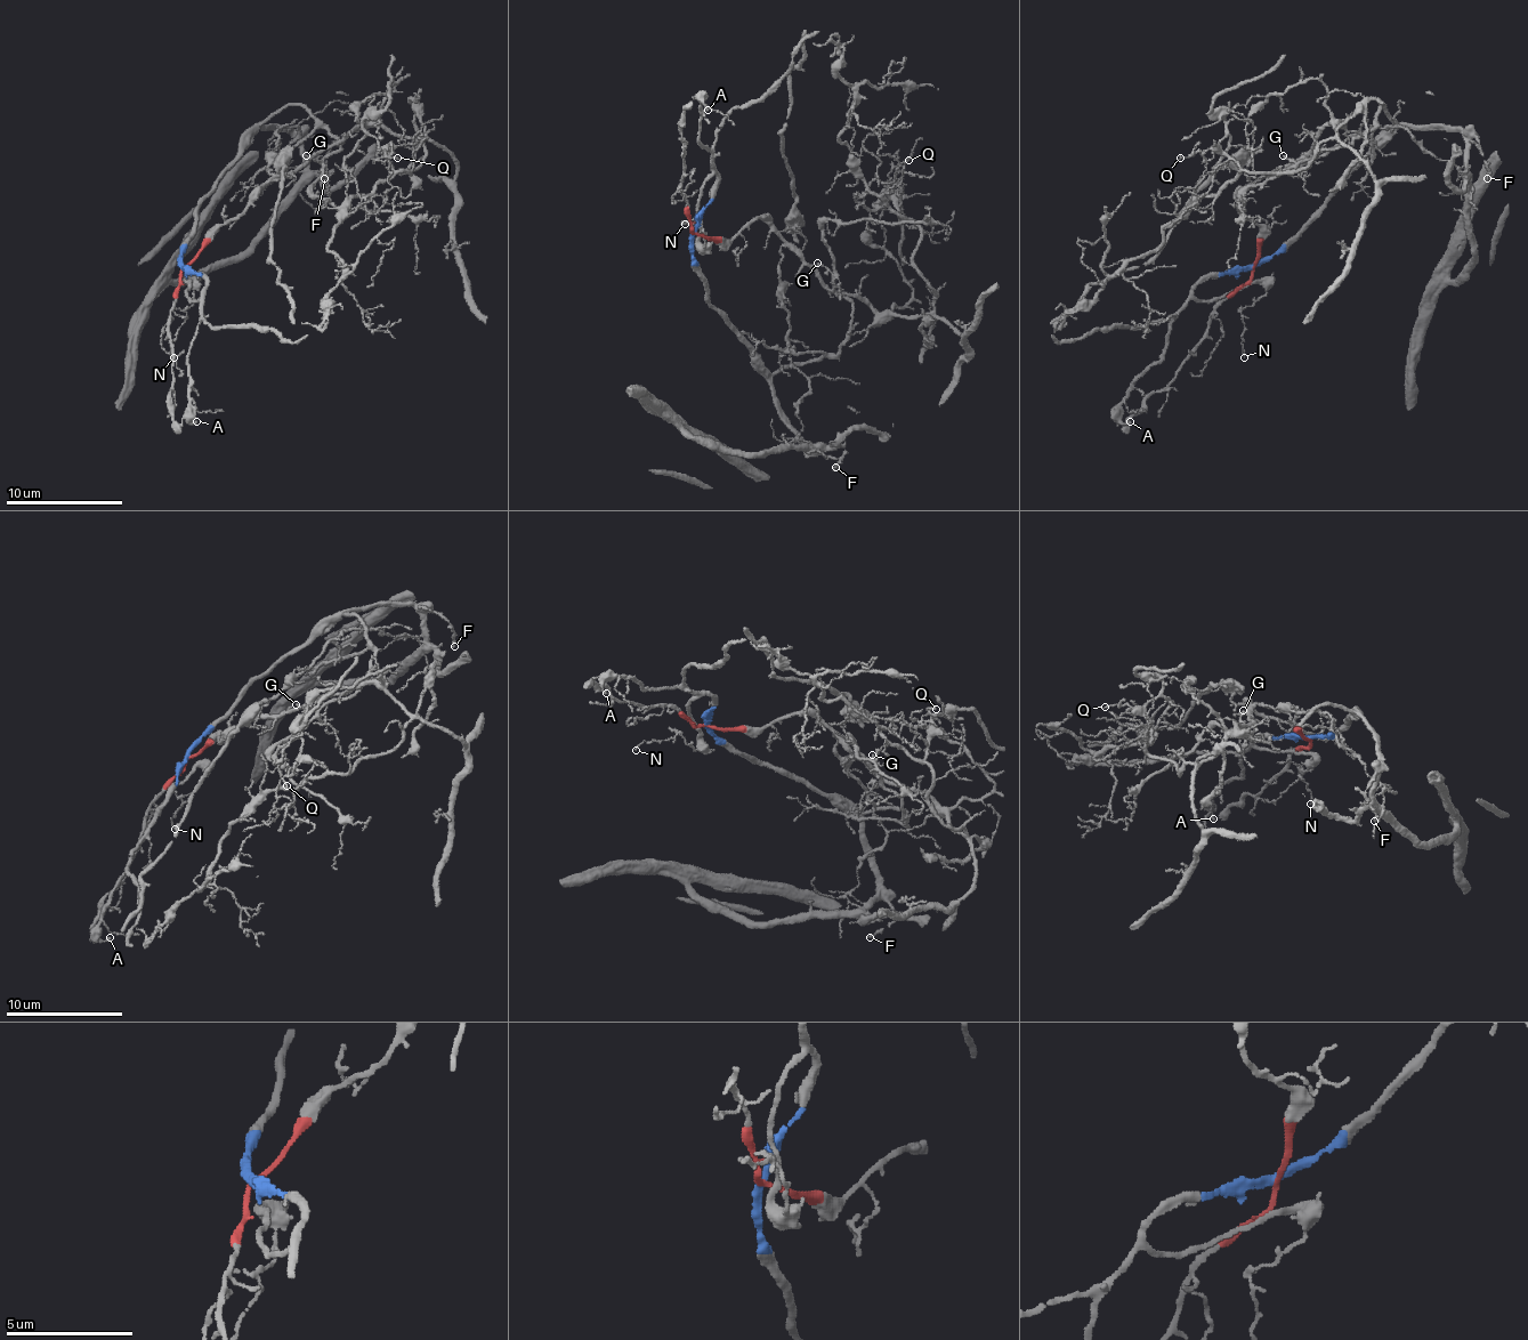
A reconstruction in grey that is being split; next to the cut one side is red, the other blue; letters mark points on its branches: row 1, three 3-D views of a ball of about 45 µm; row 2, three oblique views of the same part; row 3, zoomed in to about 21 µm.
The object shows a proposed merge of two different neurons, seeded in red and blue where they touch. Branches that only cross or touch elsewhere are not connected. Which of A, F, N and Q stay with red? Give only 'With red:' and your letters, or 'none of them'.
With red: Q

